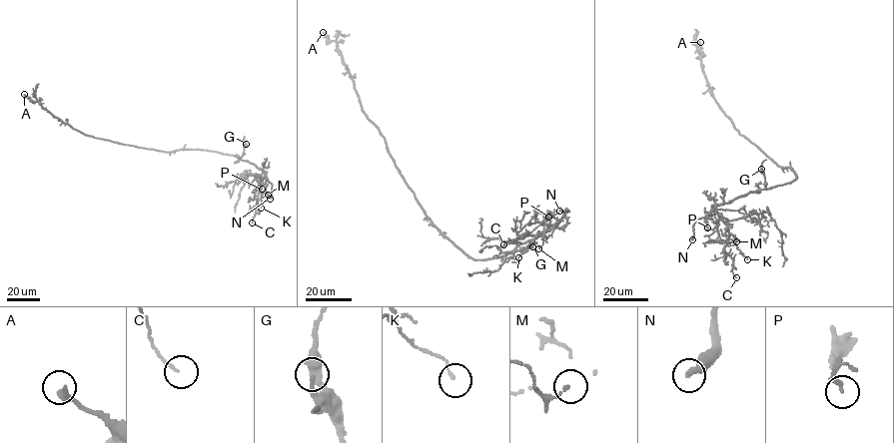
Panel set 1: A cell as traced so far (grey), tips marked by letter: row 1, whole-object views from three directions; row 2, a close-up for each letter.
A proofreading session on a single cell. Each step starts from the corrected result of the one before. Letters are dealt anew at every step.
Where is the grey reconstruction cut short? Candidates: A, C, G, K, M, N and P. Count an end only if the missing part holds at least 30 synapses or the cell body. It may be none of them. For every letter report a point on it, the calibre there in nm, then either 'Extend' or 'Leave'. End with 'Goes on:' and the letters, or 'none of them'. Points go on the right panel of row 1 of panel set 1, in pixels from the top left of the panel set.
A: Place: (700, 42). Thickness 240 nm. Leave
C: Place: (736, 277). Thickness 100 nm. Leave
G: Place: (761, 169). Thickness 150 nm. Leave
K: Place: (747, 259). Thickness 120 nm. Leave
M: Place: (736, 241). Thickness 130 nm. Leave
N: Place: (692, 239). Thickness 320 nm. Extend
P: Place: (707, 227). Thickness 200 nm. Leave
Goes on: N

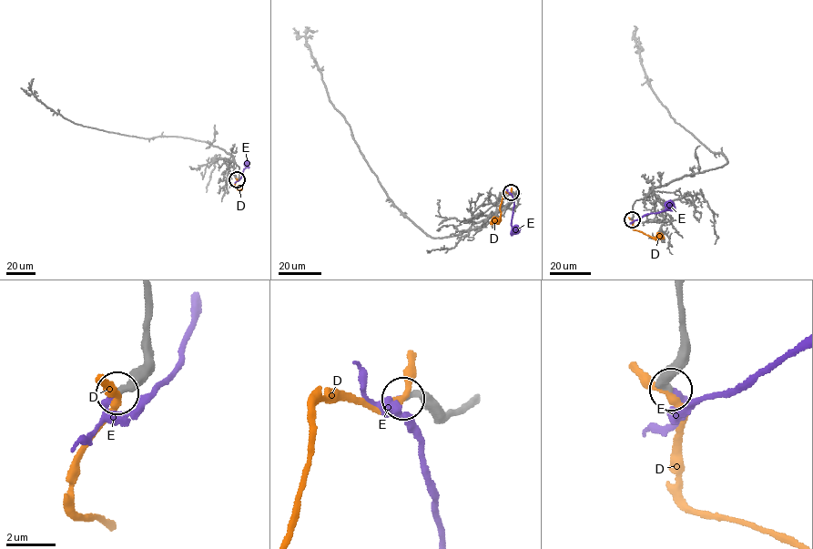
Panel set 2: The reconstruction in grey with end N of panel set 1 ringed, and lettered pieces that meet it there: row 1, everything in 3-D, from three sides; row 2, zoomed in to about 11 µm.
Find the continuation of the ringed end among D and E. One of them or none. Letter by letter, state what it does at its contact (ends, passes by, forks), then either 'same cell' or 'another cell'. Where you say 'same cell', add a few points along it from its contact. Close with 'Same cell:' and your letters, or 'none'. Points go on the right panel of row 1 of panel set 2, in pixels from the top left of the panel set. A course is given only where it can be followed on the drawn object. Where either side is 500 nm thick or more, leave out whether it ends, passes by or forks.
D: it passes by; another cell
E: it ends; same cell; course (632, 219), (666, 210), (667, 204)
Same cell: E

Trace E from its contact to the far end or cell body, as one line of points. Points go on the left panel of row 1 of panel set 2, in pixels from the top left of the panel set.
E: (237, 179), (240, 178), (247, 163)

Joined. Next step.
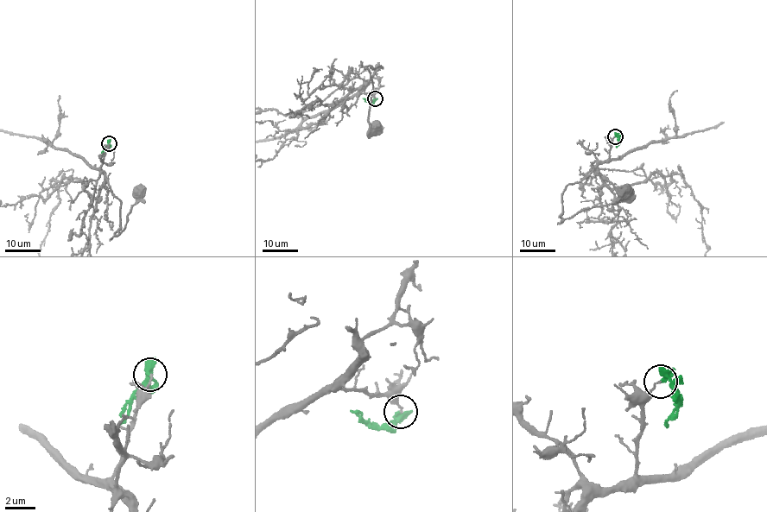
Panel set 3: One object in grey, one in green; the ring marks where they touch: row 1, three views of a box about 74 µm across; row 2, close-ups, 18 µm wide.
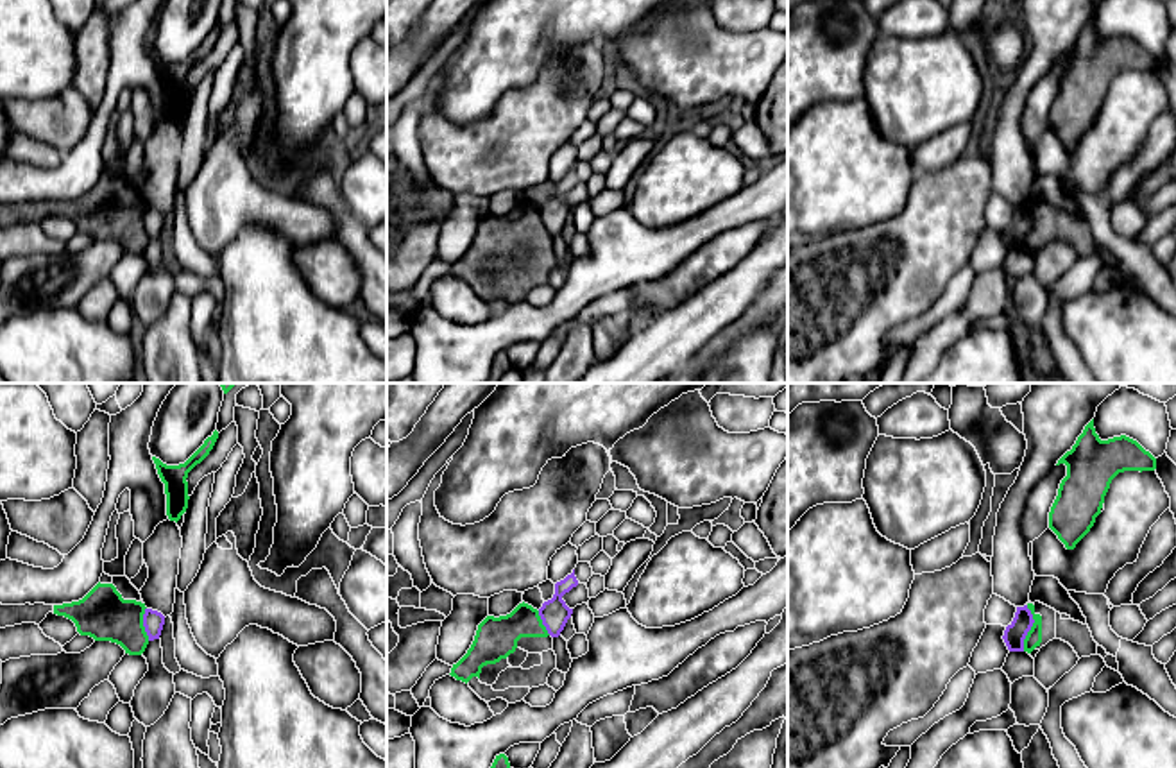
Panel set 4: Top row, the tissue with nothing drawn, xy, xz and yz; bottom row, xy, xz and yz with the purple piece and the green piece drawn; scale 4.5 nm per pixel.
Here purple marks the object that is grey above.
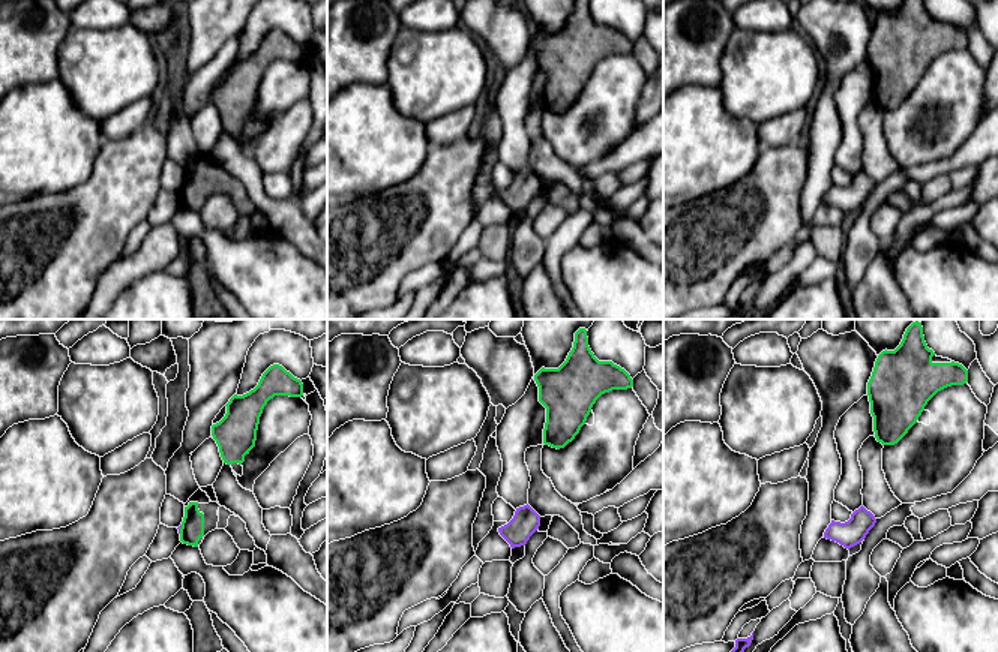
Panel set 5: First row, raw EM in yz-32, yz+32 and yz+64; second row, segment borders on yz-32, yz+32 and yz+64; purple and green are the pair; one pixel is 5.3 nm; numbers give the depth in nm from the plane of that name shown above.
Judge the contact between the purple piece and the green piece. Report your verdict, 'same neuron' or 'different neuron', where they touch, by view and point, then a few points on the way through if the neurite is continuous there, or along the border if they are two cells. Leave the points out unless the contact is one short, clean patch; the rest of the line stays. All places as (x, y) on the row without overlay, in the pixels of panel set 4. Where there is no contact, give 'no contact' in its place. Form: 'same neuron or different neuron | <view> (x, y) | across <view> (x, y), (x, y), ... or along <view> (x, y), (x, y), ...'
different neuron | yz (1030, 228) | along yz (1028, 204), (1033, 224), (1022, 249)

